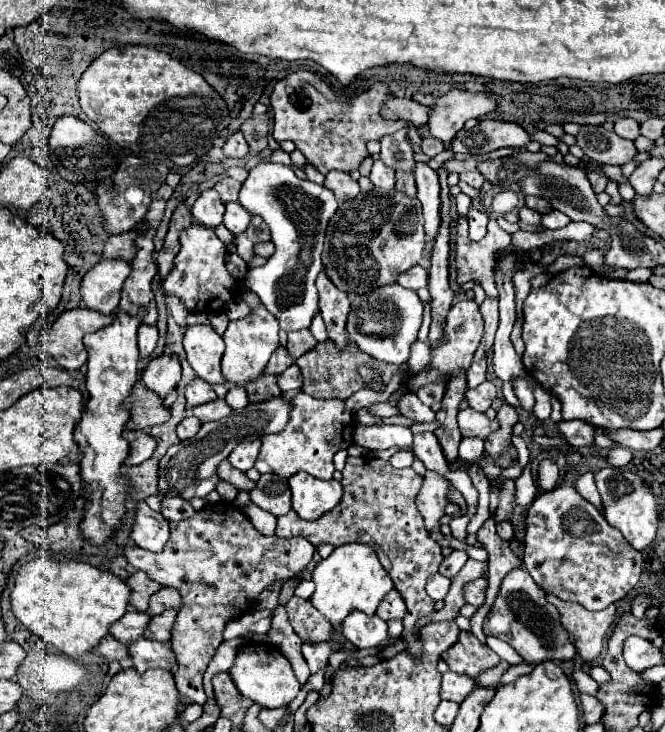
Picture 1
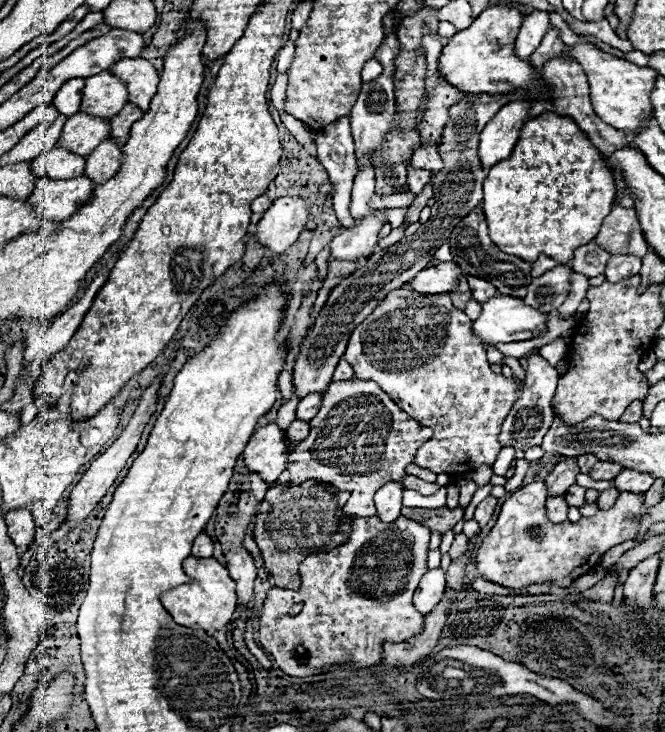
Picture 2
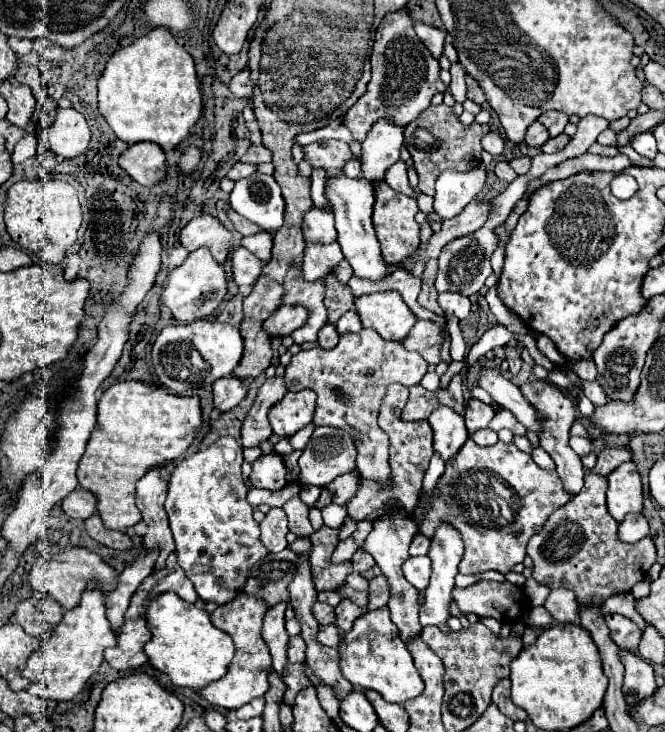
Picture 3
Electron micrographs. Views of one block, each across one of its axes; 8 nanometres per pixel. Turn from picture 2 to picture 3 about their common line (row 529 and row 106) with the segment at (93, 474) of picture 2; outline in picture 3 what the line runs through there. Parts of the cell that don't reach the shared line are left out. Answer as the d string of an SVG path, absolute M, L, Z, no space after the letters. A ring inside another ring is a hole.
M62 108L52 126L46 128L48 148L64 158L76 158L88 150L90 128L86 118L74 108Z

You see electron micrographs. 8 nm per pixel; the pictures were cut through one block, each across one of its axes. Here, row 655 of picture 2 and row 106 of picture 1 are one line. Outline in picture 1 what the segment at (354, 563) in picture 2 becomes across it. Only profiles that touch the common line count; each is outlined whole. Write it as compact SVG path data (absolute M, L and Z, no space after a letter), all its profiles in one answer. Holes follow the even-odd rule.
M286 76L276 82L270 94L270 106L274 114L272 136L276 142L292 140L306 160L322 174L332 170L352 172L360 166L364 158L364 144L368 140L380 140L386 134L394 134L400 128L412 126L406 120L384 120L380 116L380 106L390 98L392 94L386 82L374 82L352 100L340 102L328 100L310 82L304 82L298 76Z

